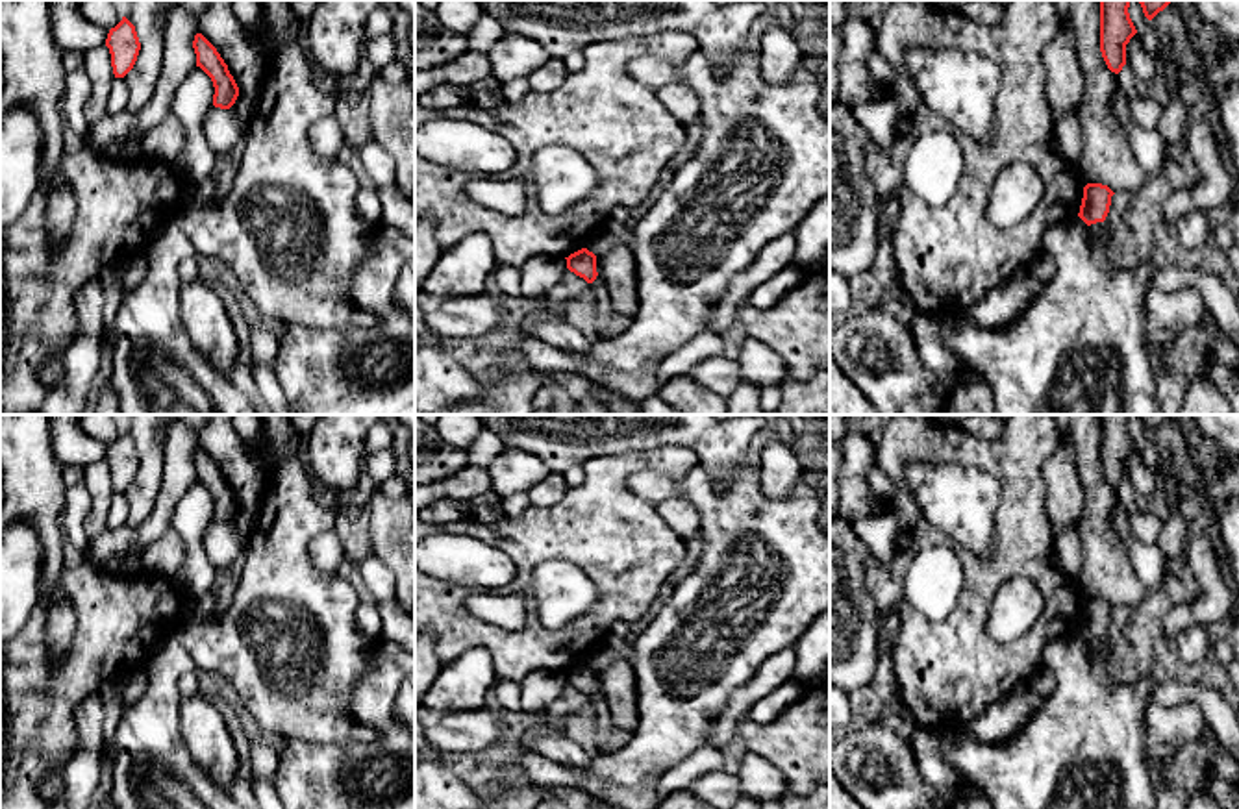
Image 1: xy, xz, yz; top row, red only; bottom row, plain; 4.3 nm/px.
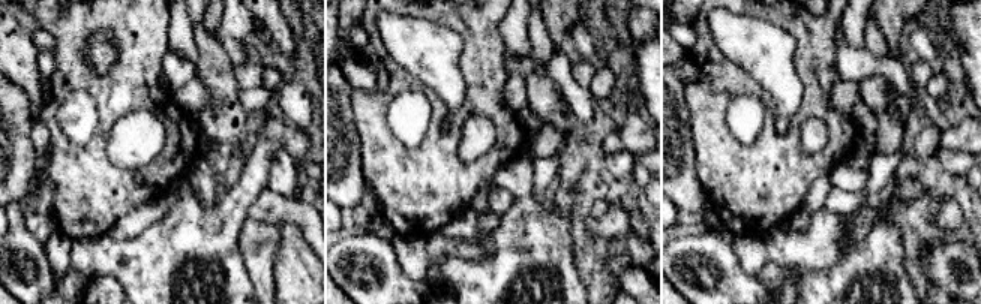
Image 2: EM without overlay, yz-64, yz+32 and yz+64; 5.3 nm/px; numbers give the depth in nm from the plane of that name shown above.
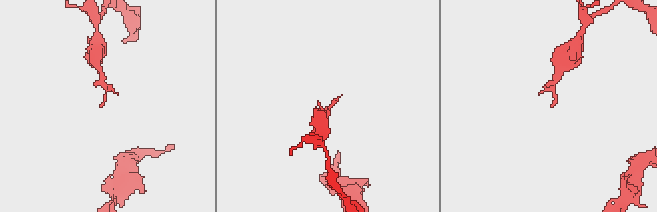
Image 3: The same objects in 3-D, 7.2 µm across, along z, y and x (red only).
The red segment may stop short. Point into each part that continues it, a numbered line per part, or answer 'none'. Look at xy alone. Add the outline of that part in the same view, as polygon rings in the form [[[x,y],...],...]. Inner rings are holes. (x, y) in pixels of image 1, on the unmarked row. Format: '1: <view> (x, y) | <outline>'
none

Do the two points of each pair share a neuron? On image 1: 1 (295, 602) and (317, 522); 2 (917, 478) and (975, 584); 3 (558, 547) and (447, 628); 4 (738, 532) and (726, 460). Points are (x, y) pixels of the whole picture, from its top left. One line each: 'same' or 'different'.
1: same
2: different
3: same
4: different

